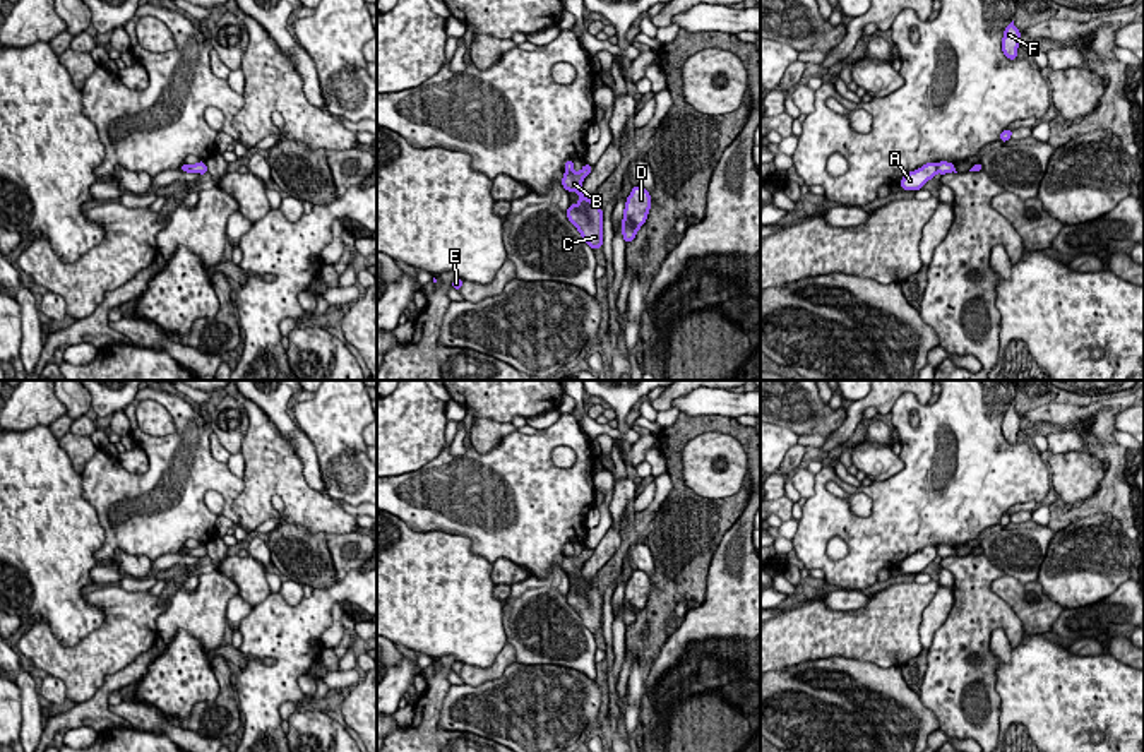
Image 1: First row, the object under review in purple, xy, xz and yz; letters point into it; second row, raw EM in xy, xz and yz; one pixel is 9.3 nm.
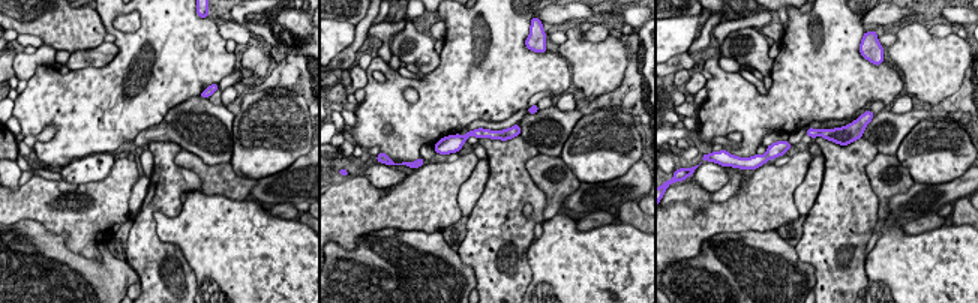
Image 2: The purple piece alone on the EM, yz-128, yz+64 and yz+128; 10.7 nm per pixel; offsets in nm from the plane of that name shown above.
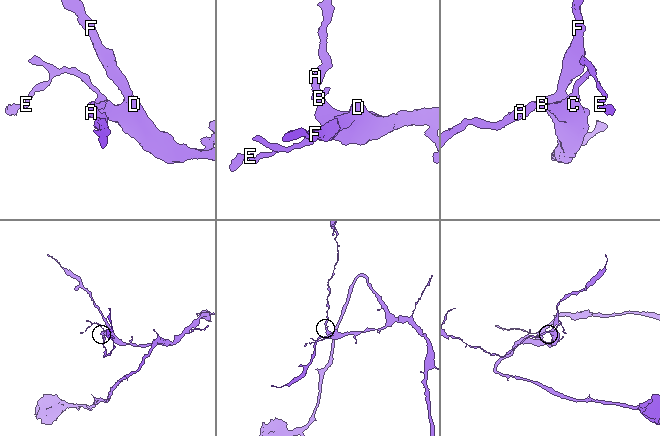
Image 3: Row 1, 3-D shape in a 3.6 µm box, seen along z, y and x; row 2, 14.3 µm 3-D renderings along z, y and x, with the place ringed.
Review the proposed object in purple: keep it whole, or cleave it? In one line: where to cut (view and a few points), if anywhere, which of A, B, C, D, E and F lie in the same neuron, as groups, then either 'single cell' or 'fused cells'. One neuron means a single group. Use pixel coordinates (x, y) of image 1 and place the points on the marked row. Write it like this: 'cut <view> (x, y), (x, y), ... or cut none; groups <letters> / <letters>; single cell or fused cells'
cut yz (935, 163), (937, 170); groups A / B C D E F; fused cells

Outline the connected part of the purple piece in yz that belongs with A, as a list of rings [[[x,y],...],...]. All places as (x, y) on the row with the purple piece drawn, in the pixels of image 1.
[[[927,163],[921,168],[909,171],[903,176],[899,187],[904,190],[920,190],[937,173],[937,163]]]

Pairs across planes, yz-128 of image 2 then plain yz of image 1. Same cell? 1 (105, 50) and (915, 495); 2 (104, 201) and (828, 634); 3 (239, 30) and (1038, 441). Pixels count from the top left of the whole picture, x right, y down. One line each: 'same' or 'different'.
1: different
2: same
3: different

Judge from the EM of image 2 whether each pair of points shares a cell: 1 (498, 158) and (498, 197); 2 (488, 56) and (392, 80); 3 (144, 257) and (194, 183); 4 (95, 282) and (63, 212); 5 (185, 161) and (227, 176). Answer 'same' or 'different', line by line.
1: same
2: same
3: same
4: different
5: same

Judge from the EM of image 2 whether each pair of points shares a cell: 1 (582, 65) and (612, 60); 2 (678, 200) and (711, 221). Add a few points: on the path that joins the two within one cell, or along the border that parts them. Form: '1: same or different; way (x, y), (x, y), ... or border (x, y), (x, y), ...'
1: same; way (590, 65), (605, 63)
2: same; way (686, 207), (698, 219), (704, 219)

